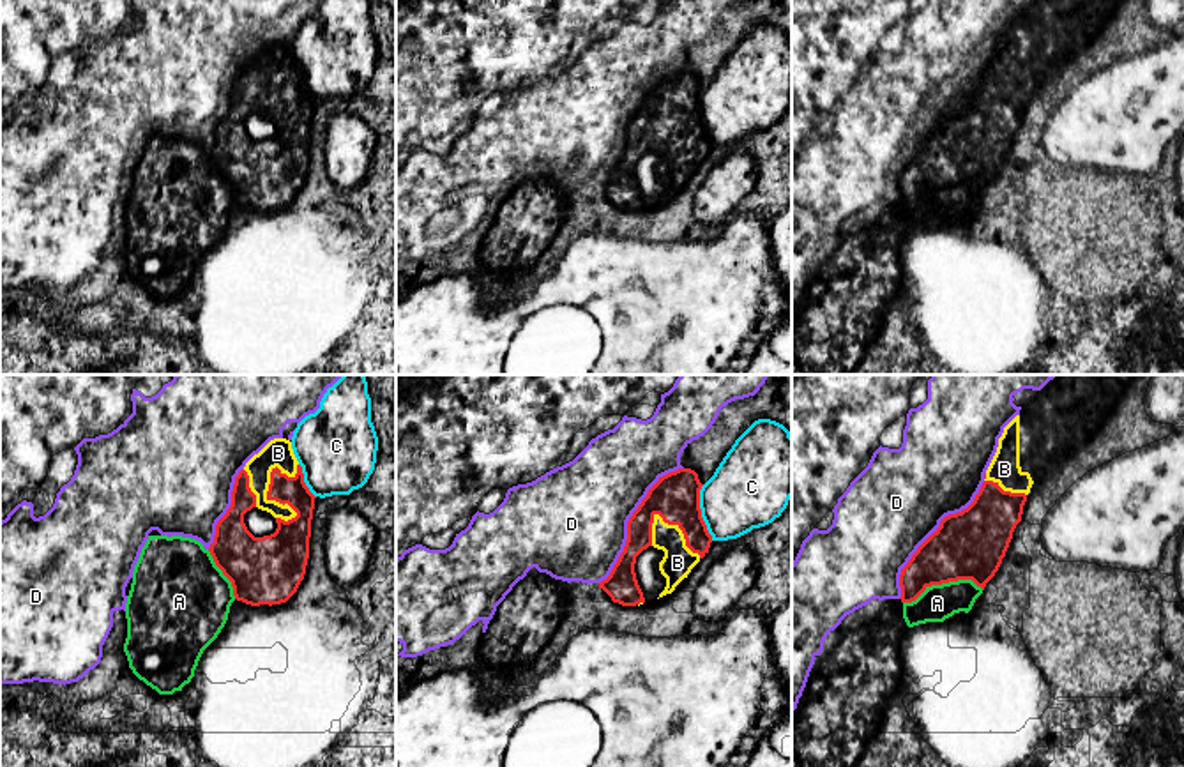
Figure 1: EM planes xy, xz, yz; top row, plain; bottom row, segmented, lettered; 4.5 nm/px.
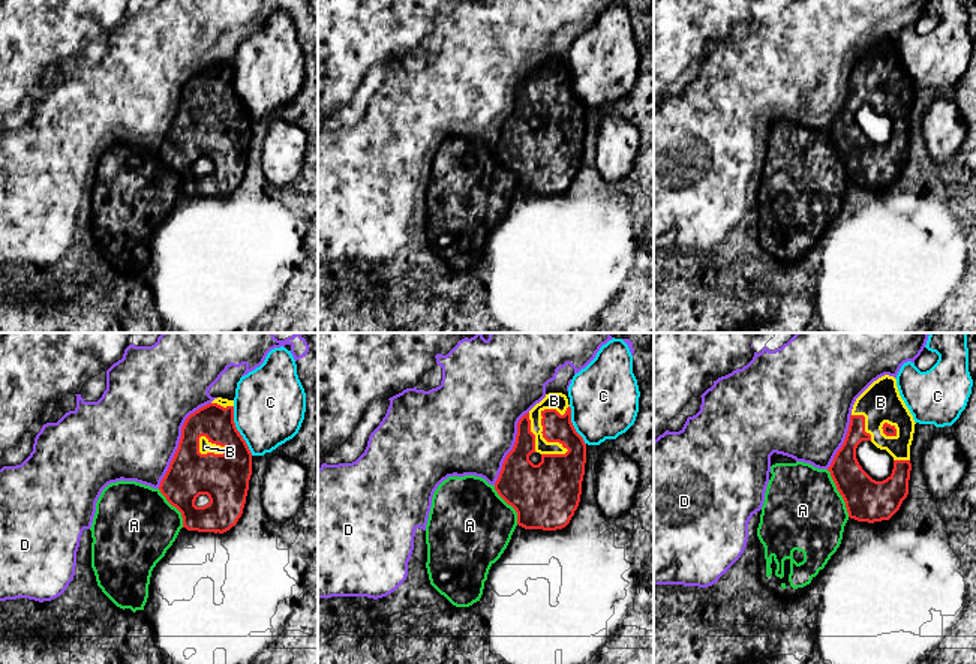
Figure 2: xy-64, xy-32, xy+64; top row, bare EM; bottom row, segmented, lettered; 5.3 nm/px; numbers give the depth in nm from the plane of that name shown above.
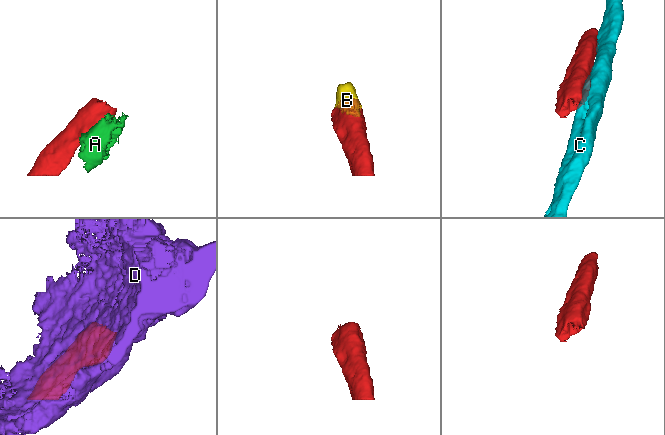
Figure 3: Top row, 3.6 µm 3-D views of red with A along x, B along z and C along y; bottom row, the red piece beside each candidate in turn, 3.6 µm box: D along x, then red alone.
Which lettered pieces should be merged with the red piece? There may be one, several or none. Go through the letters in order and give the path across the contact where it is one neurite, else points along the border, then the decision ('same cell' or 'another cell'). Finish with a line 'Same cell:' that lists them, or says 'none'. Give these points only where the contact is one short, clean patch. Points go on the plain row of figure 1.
A: same cell
B: same cell
C: another cell
D: another cell
Same cell: A, B

